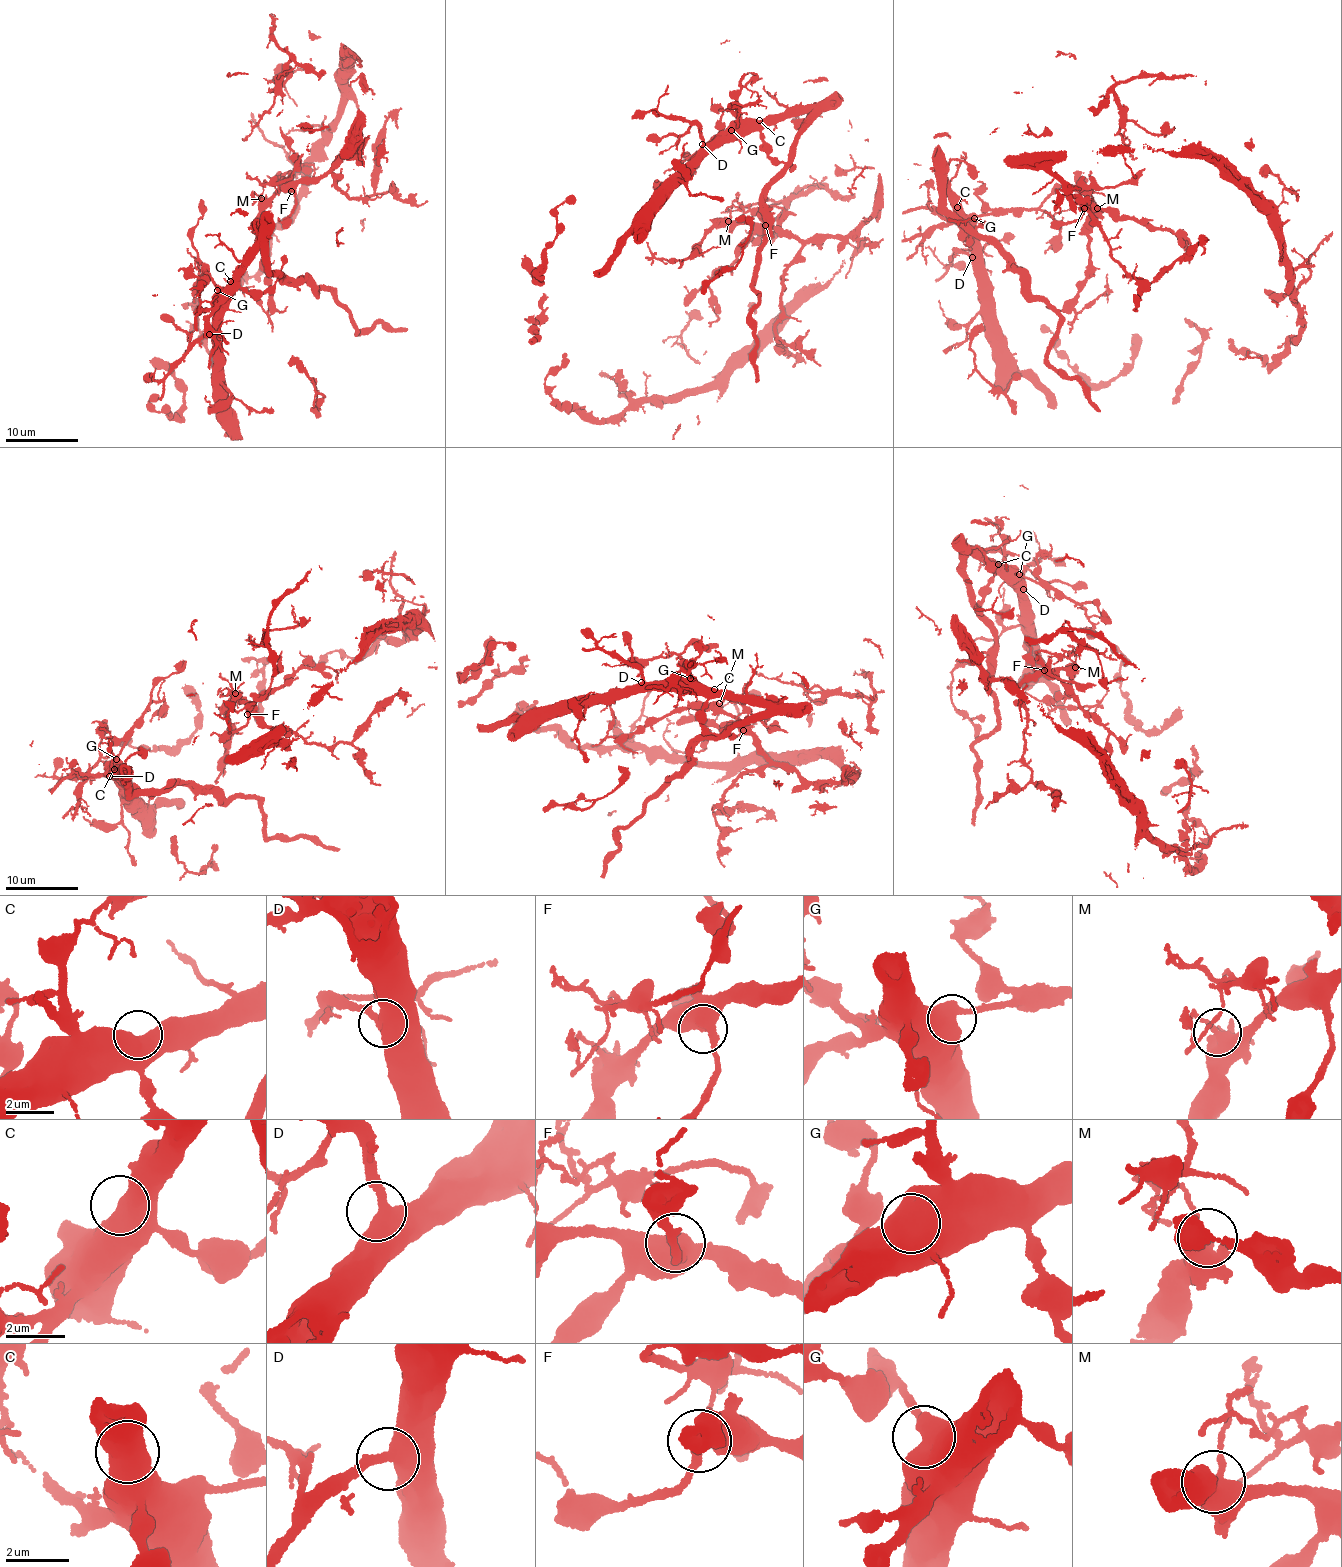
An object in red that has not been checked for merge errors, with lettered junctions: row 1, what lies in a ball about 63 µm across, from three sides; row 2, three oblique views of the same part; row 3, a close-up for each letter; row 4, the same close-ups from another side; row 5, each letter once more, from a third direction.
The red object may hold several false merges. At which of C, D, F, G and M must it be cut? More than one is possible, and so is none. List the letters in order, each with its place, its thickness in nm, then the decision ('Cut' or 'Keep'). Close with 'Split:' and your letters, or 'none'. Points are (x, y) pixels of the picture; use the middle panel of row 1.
C: Place: (759, 120). Thickness 850 nm. Keep
D: Place: (702, 144). Thickness 480 nm. Keep
F: Place: (765, 225). Thickness 600 nm. Keep
G: Place: (731, 130). Thickness 600 nm. Keep
M: Place: (728, 221). Thickness 400 nm. Keep
Split: none

